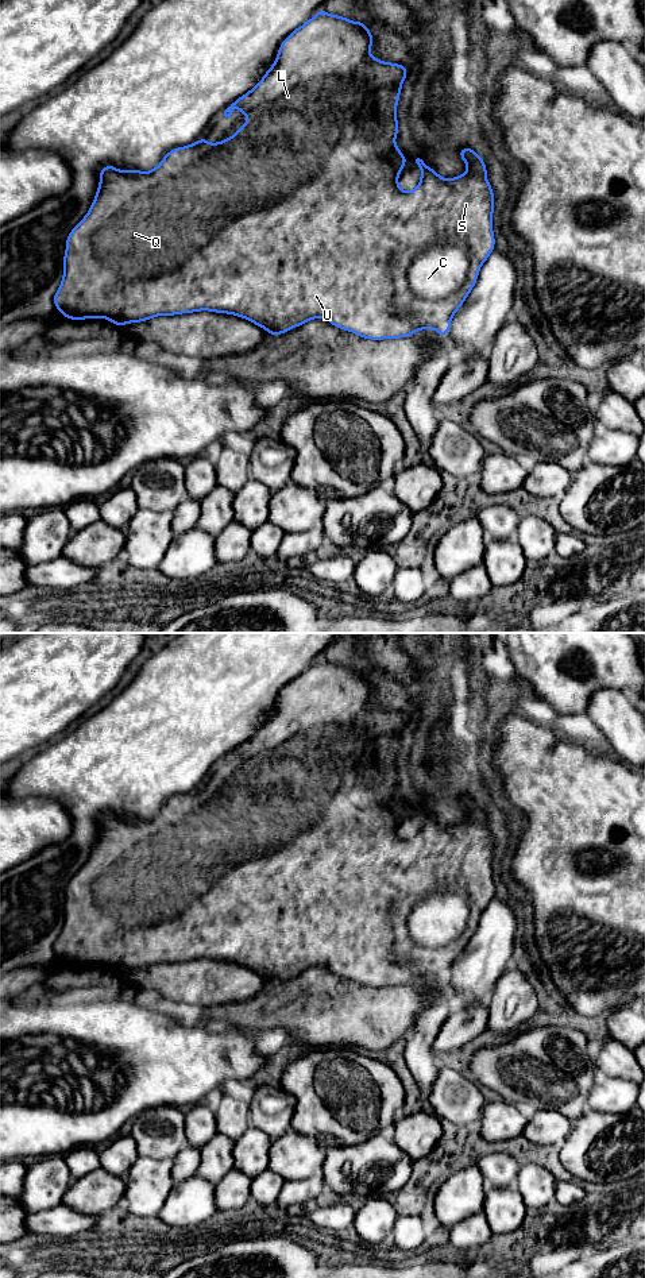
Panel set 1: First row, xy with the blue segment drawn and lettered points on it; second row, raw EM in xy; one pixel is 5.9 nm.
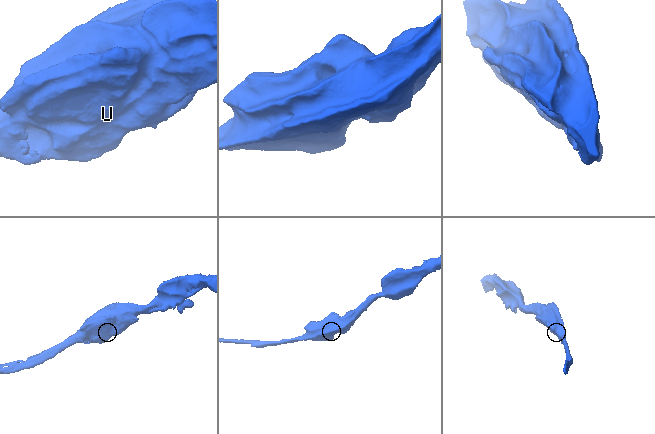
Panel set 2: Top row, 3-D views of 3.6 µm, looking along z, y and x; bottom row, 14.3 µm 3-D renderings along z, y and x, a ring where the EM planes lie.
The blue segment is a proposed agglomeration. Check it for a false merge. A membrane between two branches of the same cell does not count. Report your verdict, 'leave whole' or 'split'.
leave whole

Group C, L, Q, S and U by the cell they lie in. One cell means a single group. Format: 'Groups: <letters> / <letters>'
Groups: C L Q S U

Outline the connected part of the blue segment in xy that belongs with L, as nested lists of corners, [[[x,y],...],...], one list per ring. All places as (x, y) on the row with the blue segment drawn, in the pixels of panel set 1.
[[[320,9],[281,43],[277,59],[263,78],[224,111],[224,116],[231,117],[232,108],[236,107],[248,117],[235,135],[217,143],[209,143],[202,136],[189,146],[173,148],[151,171],[117,170],[112,165],[101,167],[94,200],[85,217],[66,238],[63,277],[53,297],[55,309],[65,318],[105,317],[107,321],[119,327],[147,321],[157,316],[209,310],[246,318],[264,328],[273,336],[285,333],[313,318],[324,318],[336,328],[370,340],[408,337],[421,329],[434,329],[445,337],[451,329],[453,314],[470,296],[482,265],[494,251],[494,192],[486,177],[484,161],[468,146],[459,151],[460,158],[467,163],[464,174],[456,178],[441,178],[436,170],[425,165],[420,155],[416,155],[412,162],[421,167],[421,179],[417,188],[412,192],[403,192],[398,186],[398,175],[408,159],[394,143],[399,130],[395,109],[402,82],[408,77],[408,69],[395,62],[389,63],[372,58],[370,55],[371,46],[372,31],[363,22],[352,22]]]

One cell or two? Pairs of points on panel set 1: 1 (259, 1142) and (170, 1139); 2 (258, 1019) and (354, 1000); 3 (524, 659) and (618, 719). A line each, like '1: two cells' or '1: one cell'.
1: one cell
2: one cell
3: one cell

